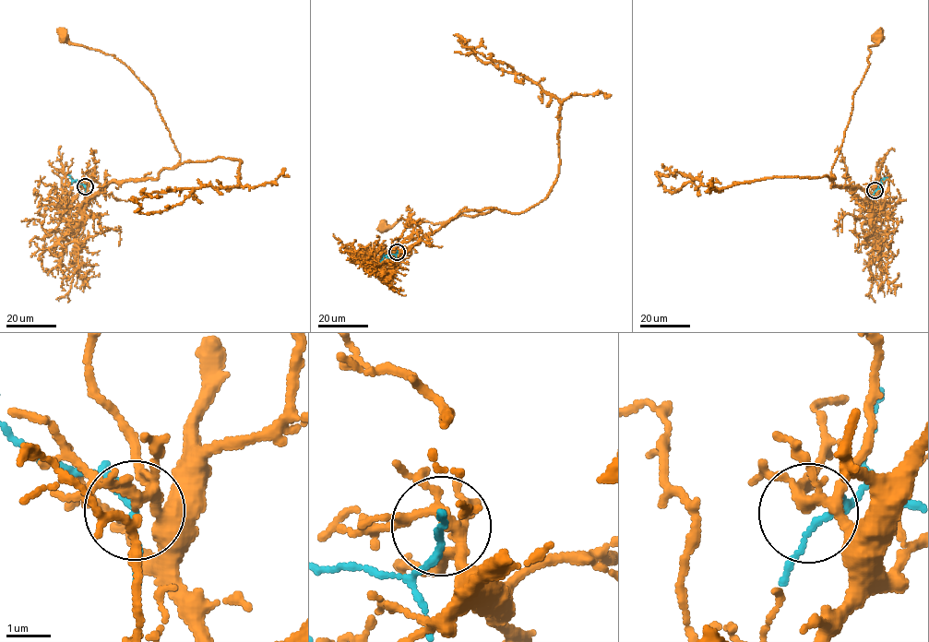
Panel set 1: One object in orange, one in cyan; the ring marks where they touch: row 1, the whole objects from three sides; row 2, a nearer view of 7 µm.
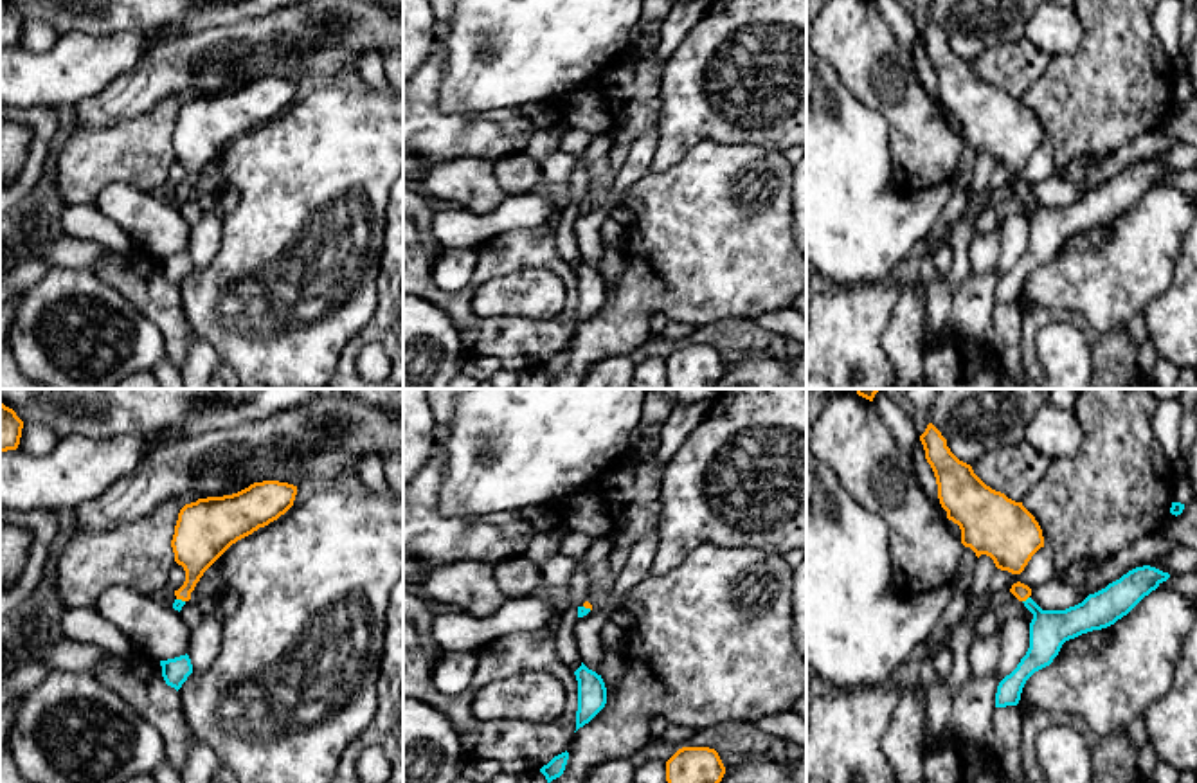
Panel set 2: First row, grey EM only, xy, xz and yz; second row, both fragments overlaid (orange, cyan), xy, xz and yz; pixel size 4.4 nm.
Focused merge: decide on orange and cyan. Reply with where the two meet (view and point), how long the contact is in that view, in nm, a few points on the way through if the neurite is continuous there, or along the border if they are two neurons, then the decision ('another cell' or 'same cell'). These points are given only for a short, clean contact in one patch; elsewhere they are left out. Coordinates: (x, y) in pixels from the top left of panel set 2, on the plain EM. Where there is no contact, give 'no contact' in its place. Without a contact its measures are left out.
yz (1025, 197) | 40 nm | across yz (1021, 188), (1025, 197), (1050, 225) | same cell

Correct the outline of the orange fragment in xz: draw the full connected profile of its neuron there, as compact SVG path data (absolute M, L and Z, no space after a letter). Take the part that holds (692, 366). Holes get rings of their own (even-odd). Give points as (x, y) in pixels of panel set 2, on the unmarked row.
M682 344L666 358L668 389L713 389L725 371L715 346Z

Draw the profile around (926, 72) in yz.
M918 38L918 41L916 41L916 45L914 45L913 52L911 52L911 56L913 56L914 68L918 72L918 77L920 77L925 92L940 106L941 113L949 121L950 130L956 135L961 137L961 126L959 126L959 122L947 115L947 108L940 101L936 74L934 74L934 68L932 68L931 61L925 56L925 47L923 47L922 38Z

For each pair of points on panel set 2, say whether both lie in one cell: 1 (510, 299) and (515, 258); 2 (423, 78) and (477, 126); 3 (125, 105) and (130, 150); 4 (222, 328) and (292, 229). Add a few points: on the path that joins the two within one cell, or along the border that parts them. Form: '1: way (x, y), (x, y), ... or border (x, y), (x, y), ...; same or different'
1: border (544, 269), (512, 270), (486, 279), (476, 290); different
2: way (423, 98), (423, 103), (447, 126), (458, 126); same
3: border (164, 101), (125, 121), (85, 128); different
4: way (247, 303), (292, 254); same

